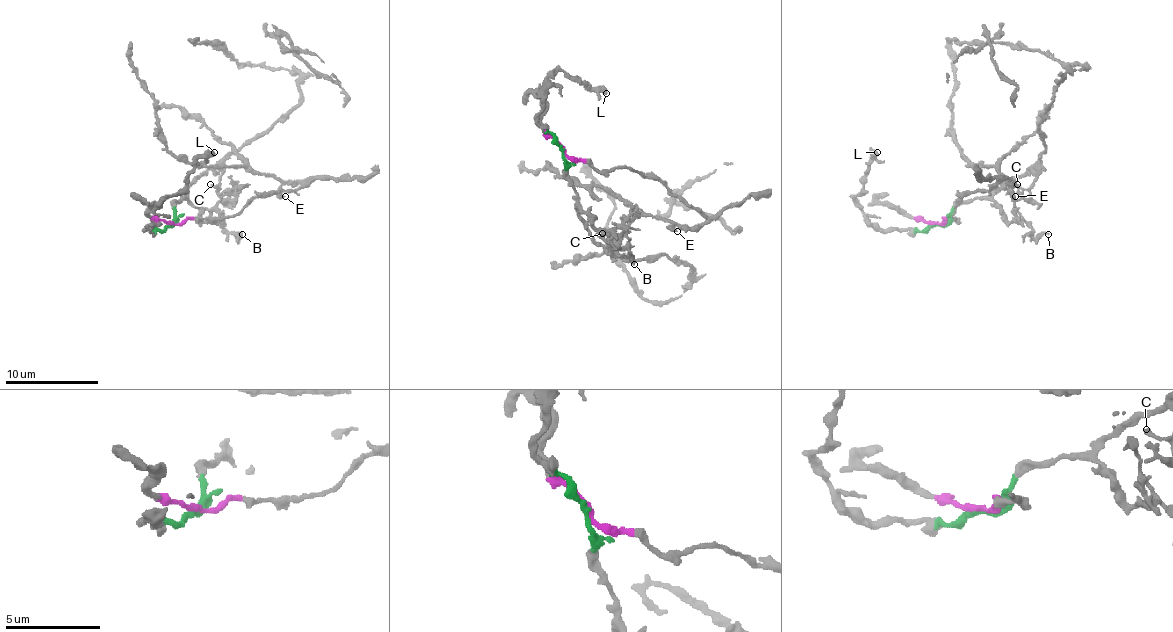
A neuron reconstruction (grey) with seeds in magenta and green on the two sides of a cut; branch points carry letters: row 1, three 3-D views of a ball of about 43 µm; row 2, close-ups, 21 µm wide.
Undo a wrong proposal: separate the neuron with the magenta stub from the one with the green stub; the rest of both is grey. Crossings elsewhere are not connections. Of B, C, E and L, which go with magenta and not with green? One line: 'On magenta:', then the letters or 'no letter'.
On magenta: E

